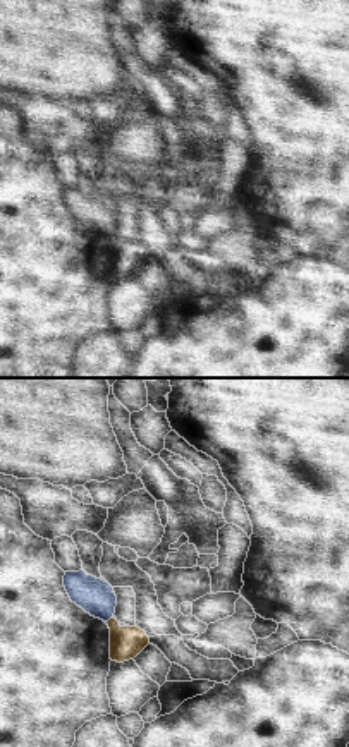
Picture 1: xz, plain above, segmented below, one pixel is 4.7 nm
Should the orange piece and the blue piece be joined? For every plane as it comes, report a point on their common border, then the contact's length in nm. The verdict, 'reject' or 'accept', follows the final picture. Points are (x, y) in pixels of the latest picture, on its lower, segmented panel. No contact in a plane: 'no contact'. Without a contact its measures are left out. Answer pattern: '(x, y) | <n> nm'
(110, 619) | 50 nm

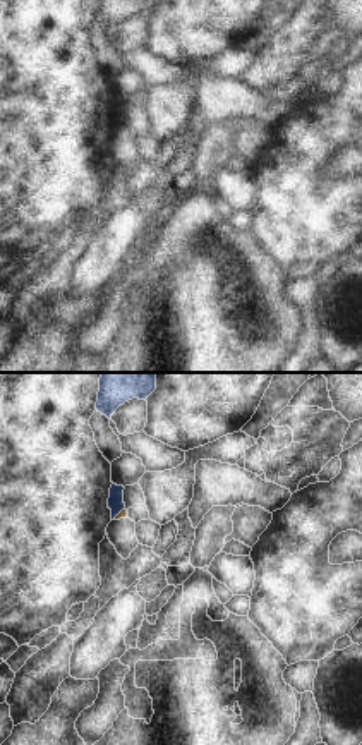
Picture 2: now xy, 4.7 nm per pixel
(119, 514) | 80 nm

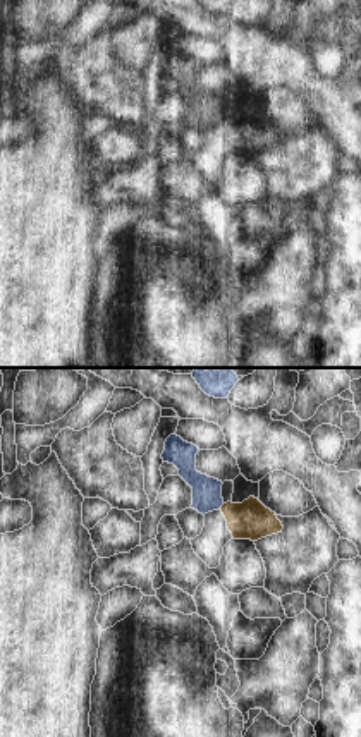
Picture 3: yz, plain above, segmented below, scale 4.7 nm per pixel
(222, 505) | 40 nm

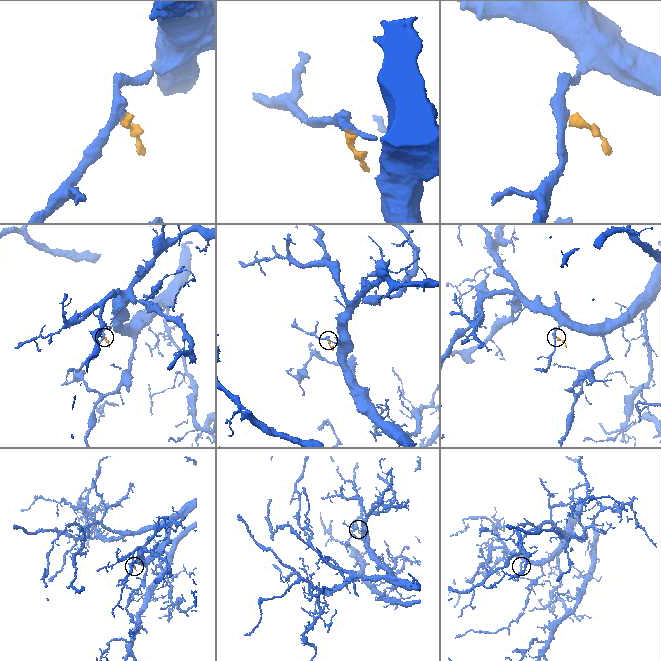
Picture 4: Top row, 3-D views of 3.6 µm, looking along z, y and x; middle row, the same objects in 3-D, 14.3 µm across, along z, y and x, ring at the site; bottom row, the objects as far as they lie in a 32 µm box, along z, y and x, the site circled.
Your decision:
reject

